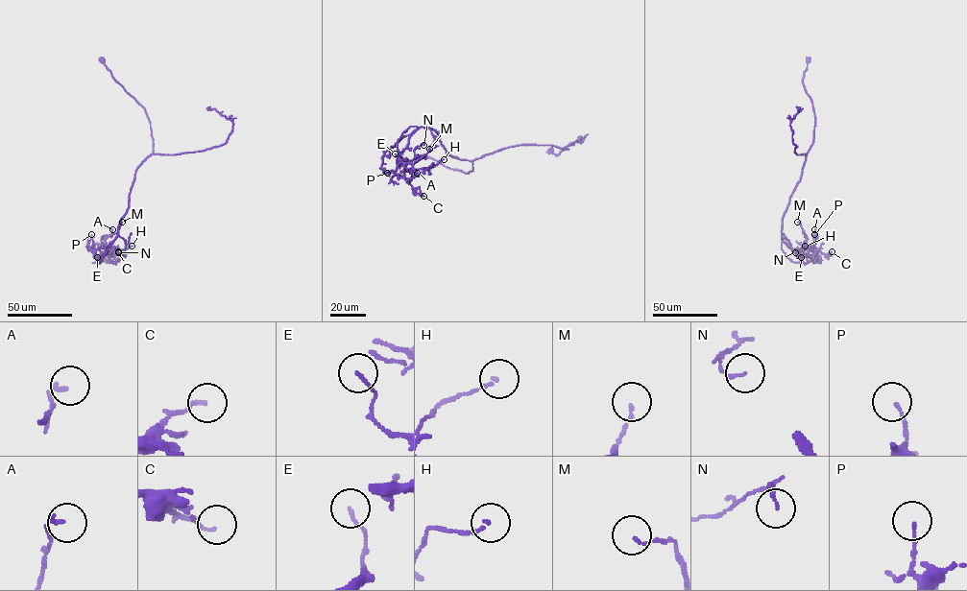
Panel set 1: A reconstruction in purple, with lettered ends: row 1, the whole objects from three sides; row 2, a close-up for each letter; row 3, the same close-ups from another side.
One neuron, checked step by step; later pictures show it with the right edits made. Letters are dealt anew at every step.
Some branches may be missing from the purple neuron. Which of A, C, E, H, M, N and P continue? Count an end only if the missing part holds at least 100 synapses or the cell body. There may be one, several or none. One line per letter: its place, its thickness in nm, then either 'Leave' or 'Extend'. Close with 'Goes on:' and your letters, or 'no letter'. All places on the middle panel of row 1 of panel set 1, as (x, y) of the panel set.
A: Place: (417, 173). Thickness 140 nm. Leave
C: Place: (423, 196). Thickness 110 nm. Leave
E: Place: (395, 153). Thickness 90 nm. Leave
H: Place: (444, 159). Thickness 110 nm. Leave
M: Place: (429, 149). Thickness 100 nm. Leave
N: Place: (423, 145). Thickness 90 nm. Leave
P: Place: (387, 173). Thickness 100 nm. Leave
Goes on: no letter

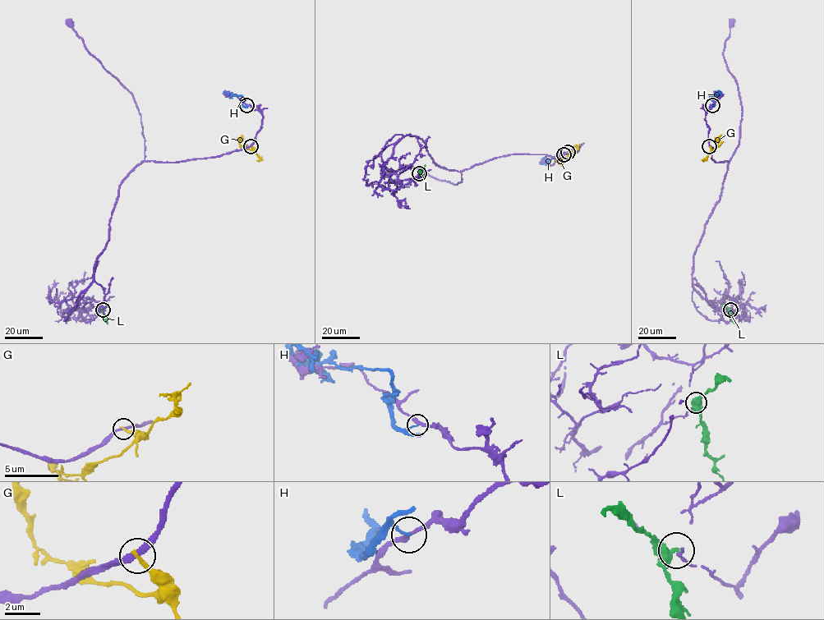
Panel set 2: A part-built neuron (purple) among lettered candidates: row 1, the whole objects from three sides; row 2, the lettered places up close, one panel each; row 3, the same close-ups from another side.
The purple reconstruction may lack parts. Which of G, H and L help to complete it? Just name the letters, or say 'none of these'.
none of these

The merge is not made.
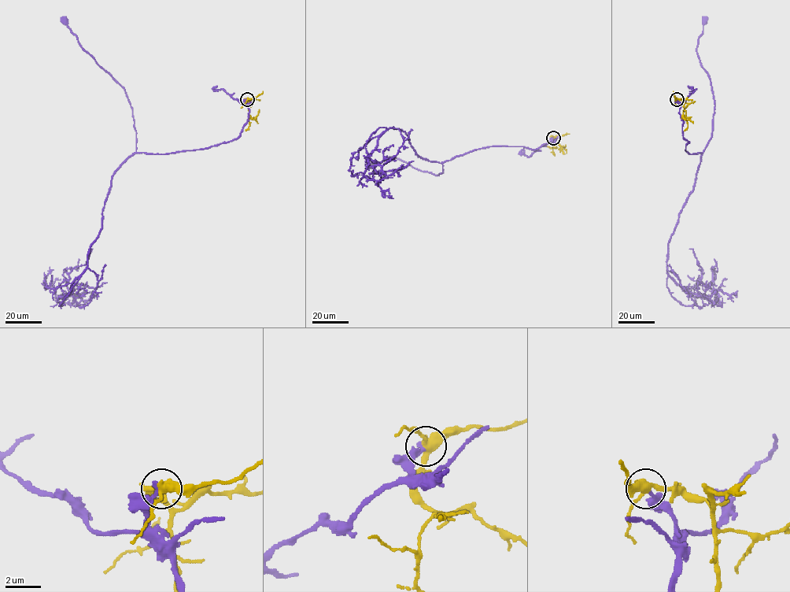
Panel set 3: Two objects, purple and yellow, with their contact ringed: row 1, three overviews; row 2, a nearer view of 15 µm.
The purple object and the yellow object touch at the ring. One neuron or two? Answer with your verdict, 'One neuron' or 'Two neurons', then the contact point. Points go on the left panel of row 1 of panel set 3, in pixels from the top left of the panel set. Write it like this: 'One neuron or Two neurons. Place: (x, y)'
Two neurons. Place: (247, 99)

